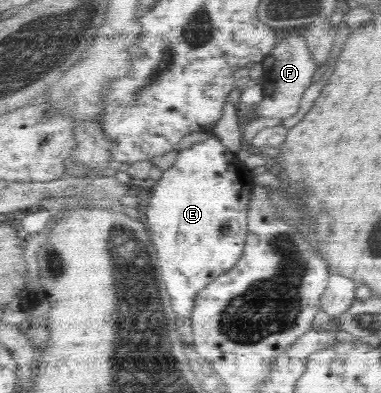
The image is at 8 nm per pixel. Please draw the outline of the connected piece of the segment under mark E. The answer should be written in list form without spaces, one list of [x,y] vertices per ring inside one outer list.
[[[212,134],[205,141],[179,150],[172,167],[162,173],[160,180],[149,182],[148,186],[150,202],[143,221],[151,232],[151,242],[154,243],[158,255],[158,266],[162,271],[167,294],[172,298],[174,312],[180,318],[178,328],[184,338],[188,338],[183,342],[193,344],[189,318],[194,308],[196,293],[240,260],[247,235],[248,200],[256,184],[253,183],[249,169],[244,167],[232,151],[227,150],[218,136]]]

